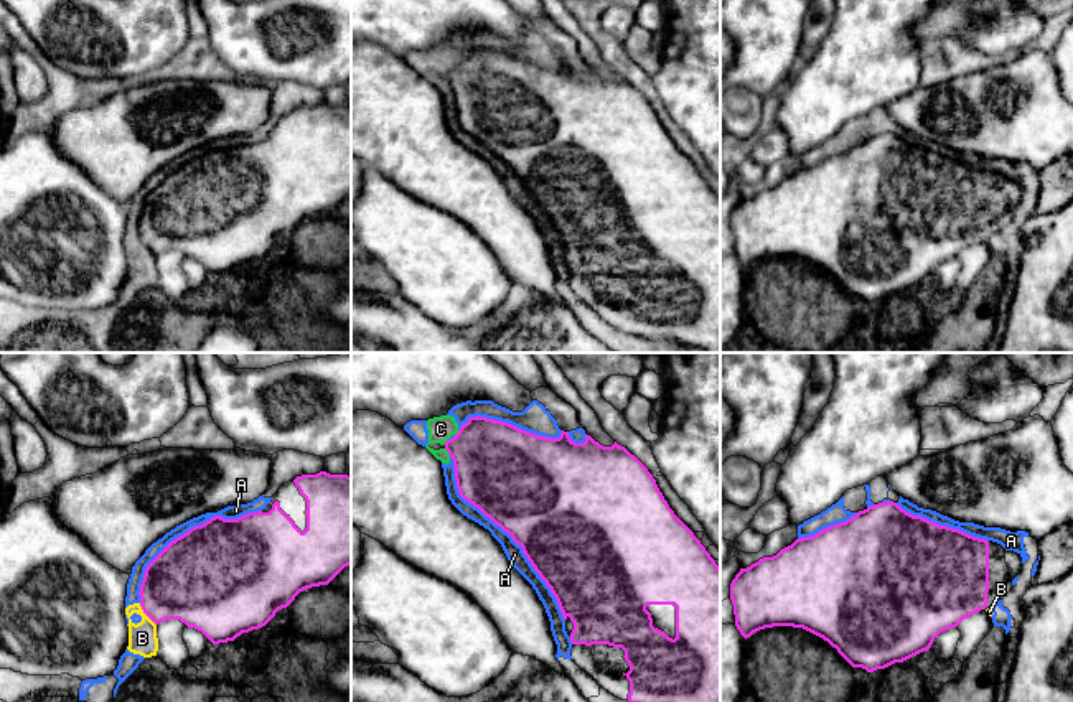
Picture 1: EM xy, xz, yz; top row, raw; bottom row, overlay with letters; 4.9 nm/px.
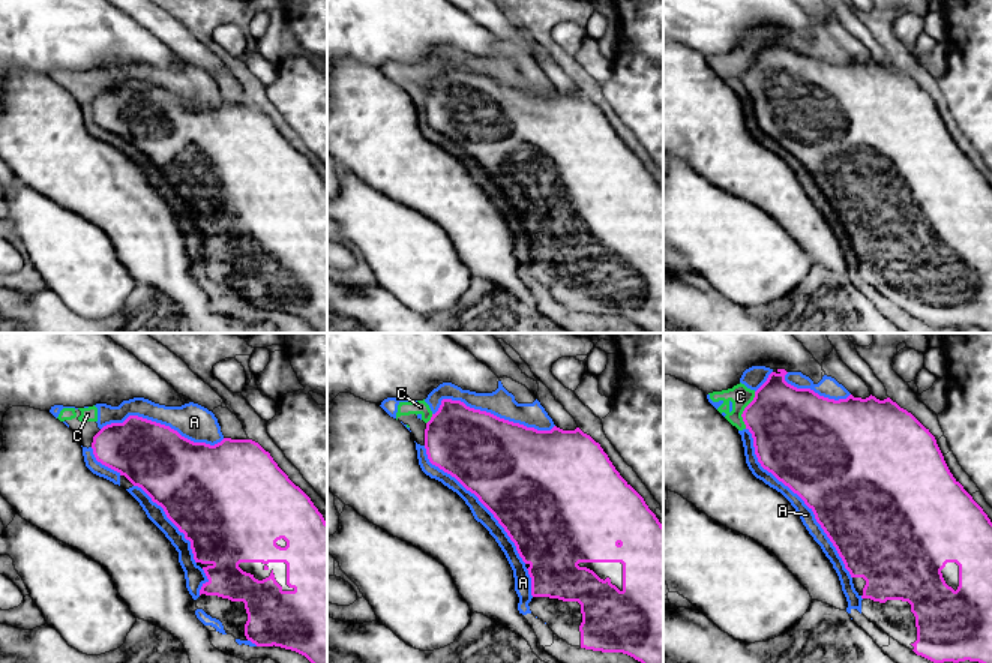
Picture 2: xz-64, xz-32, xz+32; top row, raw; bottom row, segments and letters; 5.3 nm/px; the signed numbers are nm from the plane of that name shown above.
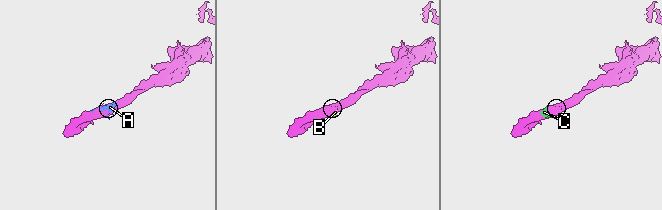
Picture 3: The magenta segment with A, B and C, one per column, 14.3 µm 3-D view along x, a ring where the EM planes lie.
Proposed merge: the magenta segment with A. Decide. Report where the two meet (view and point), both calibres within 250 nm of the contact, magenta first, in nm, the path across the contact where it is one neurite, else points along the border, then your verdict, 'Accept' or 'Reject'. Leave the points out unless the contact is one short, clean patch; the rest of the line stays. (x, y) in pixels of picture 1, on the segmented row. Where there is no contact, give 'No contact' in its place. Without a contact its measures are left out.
Touches magenta at xz (508, 533). Thickness 500 nm (magenta) against 90 nm. Reject

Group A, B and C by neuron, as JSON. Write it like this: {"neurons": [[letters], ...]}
{"neurons": [["A", "B", "C"]]}

